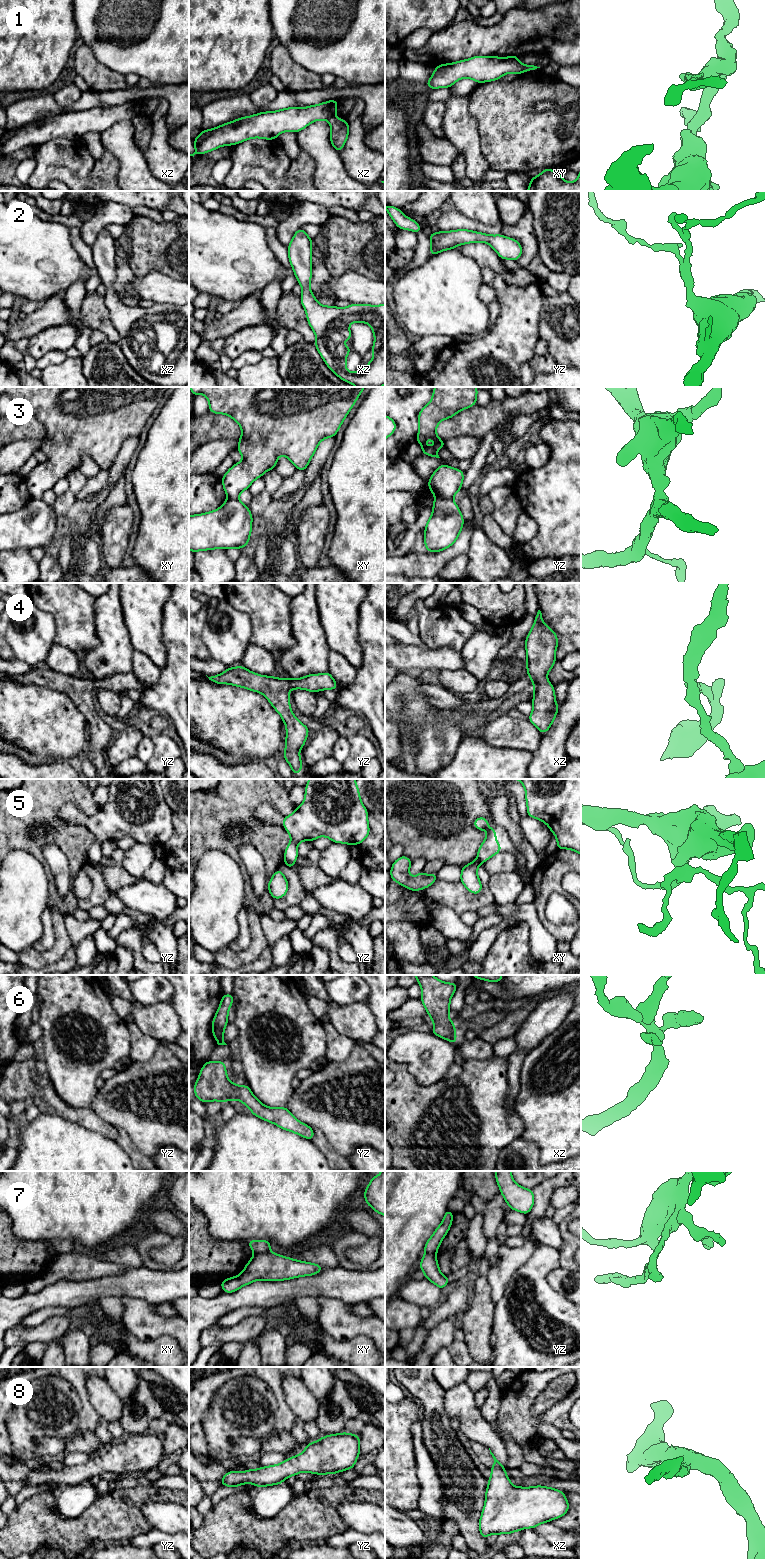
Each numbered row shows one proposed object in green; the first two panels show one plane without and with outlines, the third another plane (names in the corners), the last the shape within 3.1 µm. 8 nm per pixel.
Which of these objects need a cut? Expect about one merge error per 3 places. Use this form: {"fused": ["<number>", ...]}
{"fused": ["1", "3", "5", "7"]}

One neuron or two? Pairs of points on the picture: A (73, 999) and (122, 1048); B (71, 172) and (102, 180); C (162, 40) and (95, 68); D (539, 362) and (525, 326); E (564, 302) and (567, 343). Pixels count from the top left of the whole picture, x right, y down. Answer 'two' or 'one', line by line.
A: one
B: two
C: two
D: two
E: one

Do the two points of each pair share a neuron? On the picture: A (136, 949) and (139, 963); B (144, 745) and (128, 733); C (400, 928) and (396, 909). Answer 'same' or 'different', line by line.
A: same
B: different
C: different

